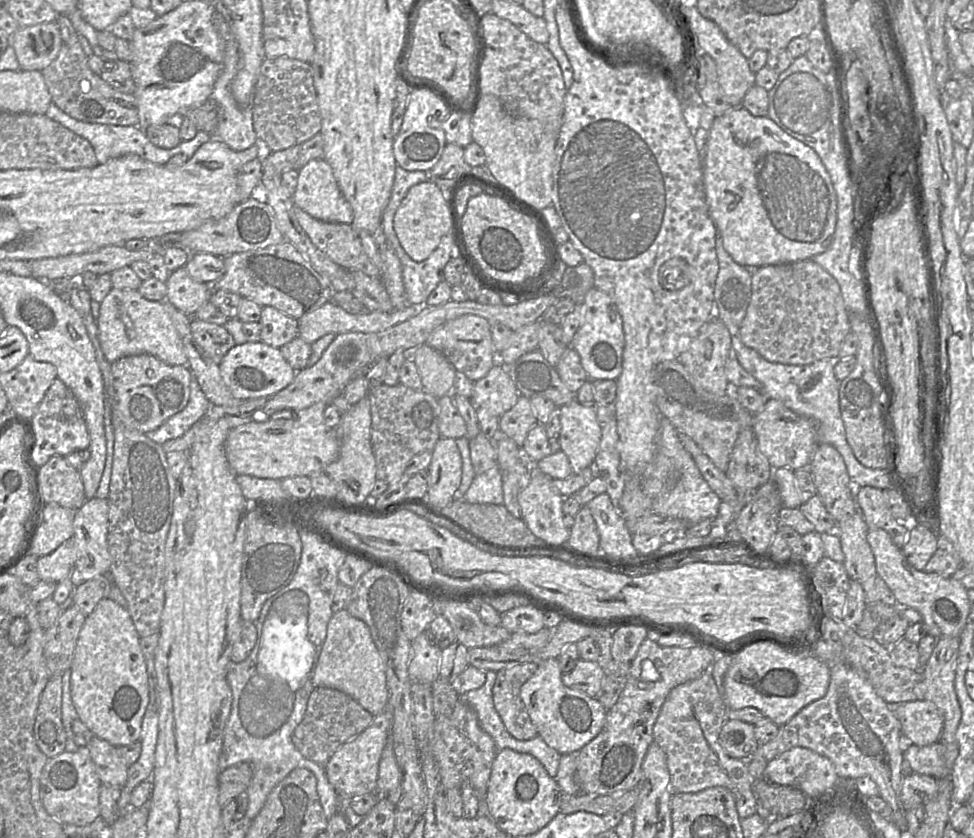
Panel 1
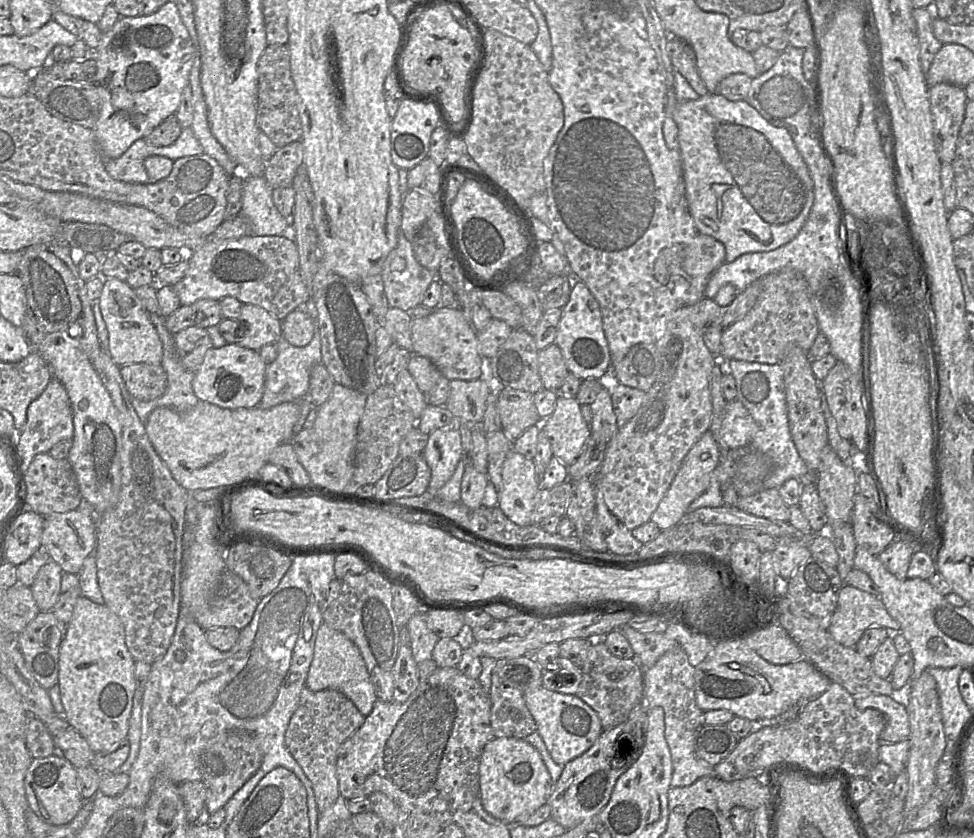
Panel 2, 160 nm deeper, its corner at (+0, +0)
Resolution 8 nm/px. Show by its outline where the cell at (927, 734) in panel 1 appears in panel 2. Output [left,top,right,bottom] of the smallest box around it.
[855,694,910,744]

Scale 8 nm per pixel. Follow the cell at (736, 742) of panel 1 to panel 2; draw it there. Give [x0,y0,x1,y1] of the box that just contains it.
[695,725,739,766]

